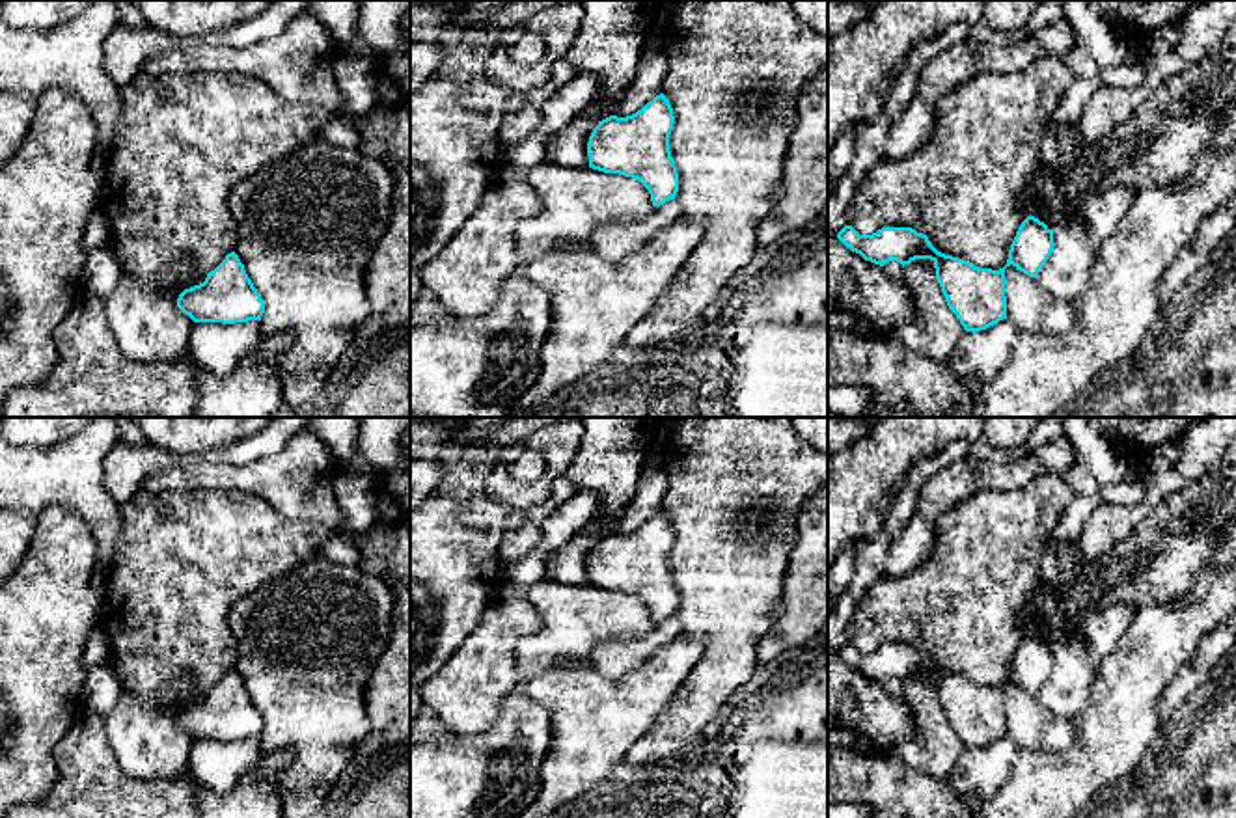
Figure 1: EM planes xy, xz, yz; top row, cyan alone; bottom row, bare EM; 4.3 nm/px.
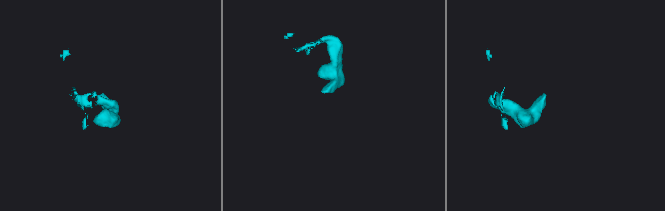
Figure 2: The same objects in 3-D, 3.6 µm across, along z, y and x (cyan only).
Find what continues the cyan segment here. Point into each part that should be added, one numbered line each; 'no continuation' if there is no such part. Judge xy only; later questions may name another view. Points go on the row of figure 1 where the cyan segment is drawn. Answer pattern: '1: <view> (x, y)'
no continuation

